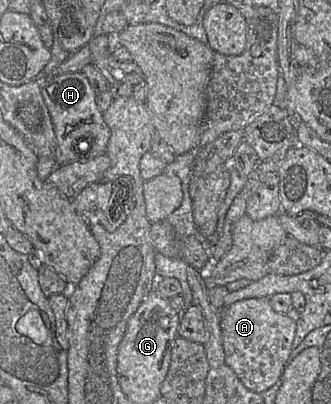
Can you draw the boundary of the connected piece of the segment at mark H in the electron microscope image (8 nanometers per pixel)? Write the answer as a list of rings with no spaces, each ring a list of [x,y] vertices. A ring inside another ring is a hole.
[[[82,72],[51,76],[41,80],[40,86],[54,125],[57,140],[55,157],[57,164],[60,166],[75,161],[88,161],[106,153],[111,130],[97,106],[97,93],[92,88],[87,76]],[[82,138],[91,141],[91,148],[86,153],[80,153],[77,150],[77,143]]]

